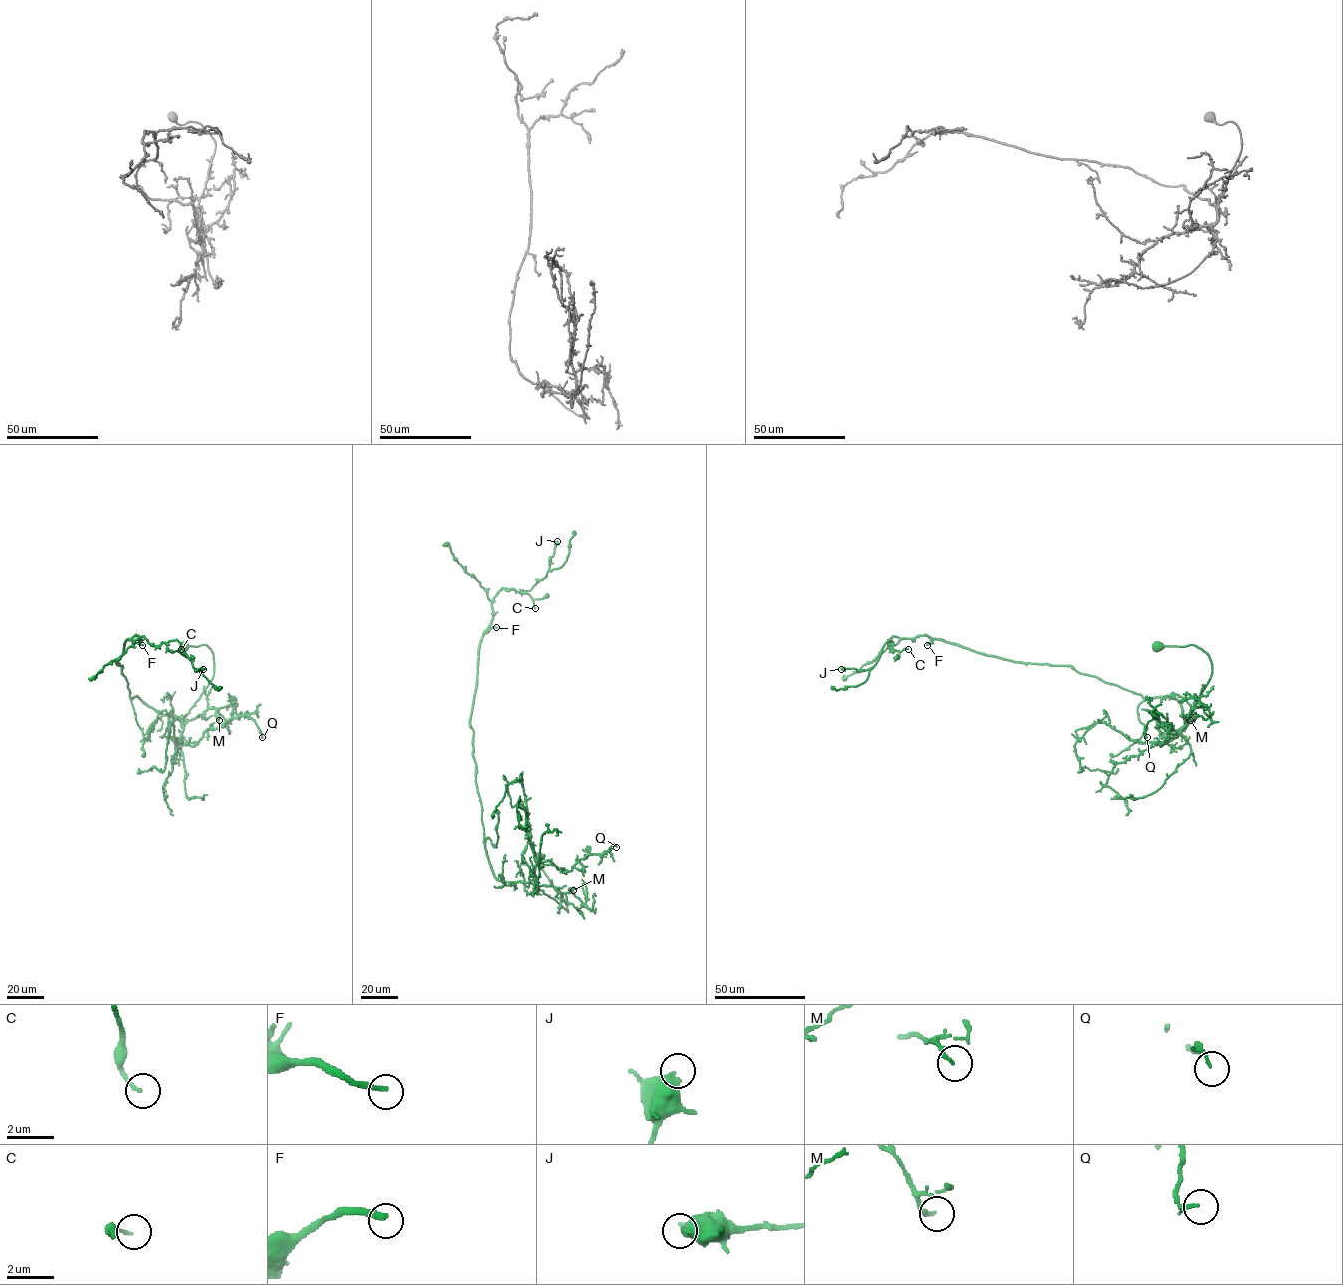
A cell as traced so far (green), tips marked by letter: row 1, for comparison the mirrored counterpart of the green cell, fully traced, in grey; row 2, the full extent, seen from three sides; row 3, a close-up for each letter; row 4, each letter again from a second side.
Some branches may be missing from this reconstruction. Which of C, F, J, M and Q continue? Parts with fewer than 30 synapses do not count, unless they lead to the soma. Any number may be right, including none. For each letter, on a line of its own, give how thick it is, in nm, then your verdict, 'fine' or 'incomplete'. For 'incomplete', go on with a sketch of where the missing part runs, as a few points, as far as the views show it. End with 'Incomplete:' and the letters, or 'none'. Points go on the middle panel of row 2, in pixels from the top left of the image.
C: 120 nm | fine
F: 240 nm | incomplete | (496, 627), (514, 629), (522, 622), (536, 618), (550, 636), (554, 634)
J: 500 nm | fine
M: 160 nm | fine
Q: 140 nm | fine
Incomplete: F

